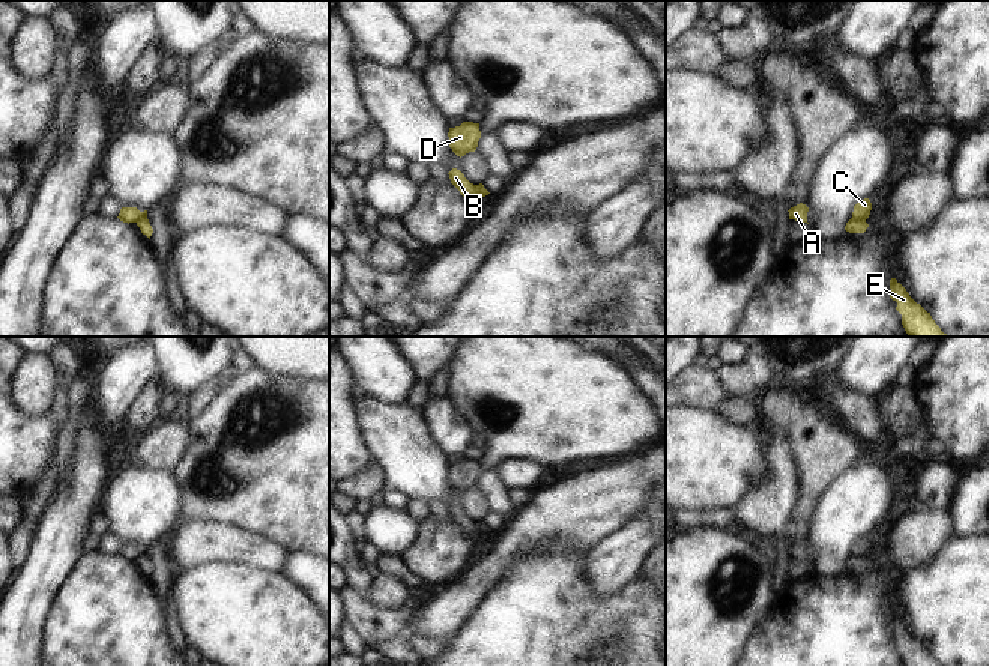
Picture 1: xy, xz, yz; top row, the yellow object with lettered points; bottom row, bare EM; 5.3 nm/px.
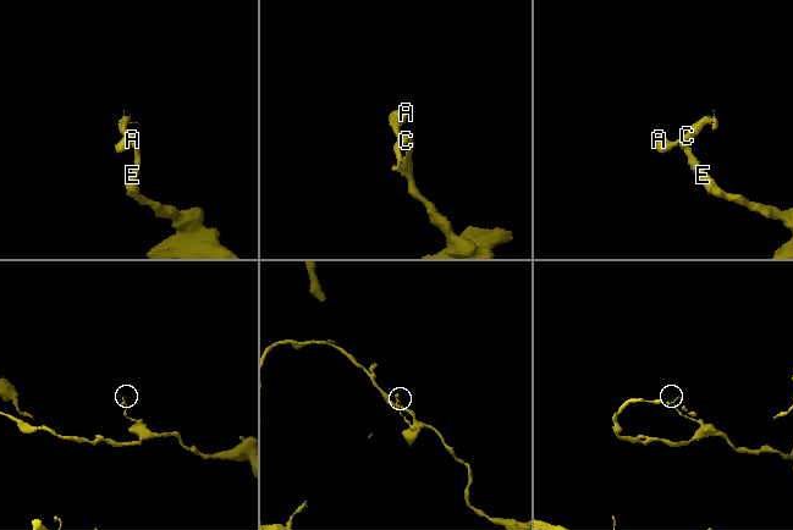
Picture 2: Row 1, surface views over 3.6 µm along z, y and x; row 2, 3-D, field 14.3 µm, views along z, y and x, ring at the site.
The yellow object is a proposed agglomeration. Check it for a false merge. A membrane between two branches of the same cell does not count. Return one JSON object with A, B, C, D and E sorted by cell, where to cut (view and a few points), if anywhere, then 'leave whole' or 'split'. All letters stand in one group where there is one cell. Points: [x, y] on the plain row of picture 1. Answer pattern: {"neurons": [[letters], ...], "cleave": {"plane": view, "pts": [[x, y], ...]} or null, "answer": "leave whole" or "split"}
{"neurons": [["A", "B", "C", "D"], ["E"]], "cleave": {"plane": "yz", "pts": [[852, 553], [864, 558]]}, "answer": "split"}

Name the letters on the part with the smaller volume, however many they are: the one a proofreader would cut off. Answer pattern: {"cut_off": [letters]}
{"cut_off": ["A", "B", "C", "D"]}

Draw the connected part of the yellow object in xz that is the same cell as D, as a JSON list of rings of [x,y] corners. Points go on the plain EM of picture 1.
[[[463,459],[460,463],[449,465],[448,480],[457,493],[475,489],[481,475],[479,460]]]

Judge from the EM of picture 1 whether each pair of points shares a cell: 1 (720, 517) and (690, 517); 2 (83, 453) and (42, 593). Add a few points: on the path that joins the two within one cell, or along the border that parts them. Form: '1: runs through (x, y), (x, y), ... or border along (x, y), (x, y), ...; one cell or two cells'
1: runs through (713, 517), (698, 517); one cell
2: runs through (83, 487), (81, 499), (65, 517), (51, 558); one cell

